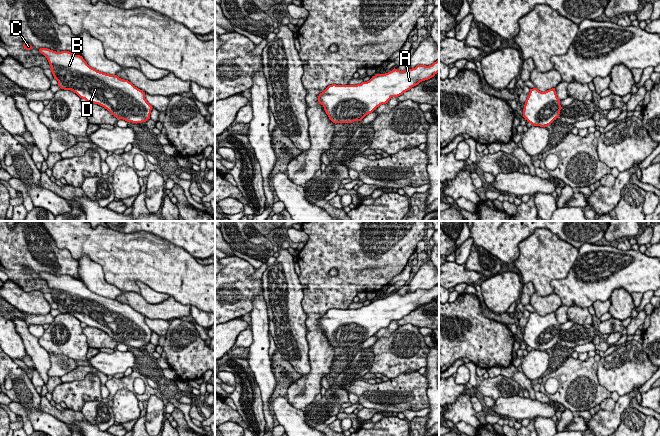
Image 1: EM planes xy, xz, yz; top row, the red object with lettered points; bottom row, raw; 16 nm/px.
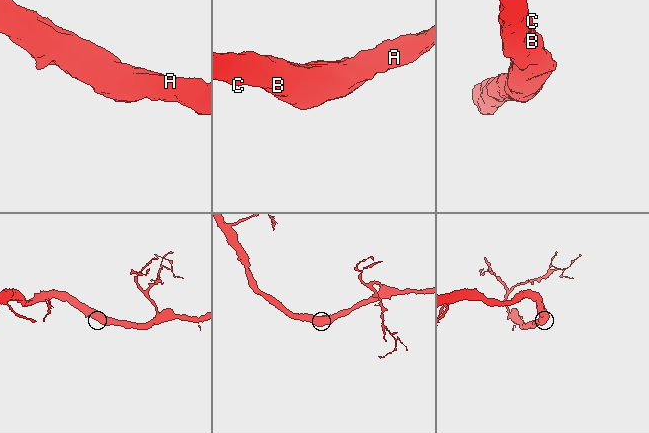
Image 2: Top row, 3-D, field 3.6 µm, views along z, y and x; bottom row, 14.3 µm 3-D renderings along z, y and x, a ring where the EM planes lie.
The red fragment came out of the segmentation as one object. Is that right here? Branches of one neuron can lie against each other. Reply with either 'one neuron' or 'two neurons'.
one neuron

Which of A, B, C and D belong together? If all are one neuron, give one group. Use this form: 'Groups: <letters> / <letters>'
Groups: A B C D

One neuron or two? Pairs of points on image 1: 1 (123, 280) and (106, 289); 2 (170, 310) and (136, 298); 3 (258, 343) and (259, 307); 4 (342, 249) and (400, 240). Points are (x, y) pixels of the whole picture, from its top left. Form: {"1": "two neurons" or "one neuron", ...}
{"1": "two neurons", "2": "one neuron", "3": "one neuron", "4": "one neuron"}

